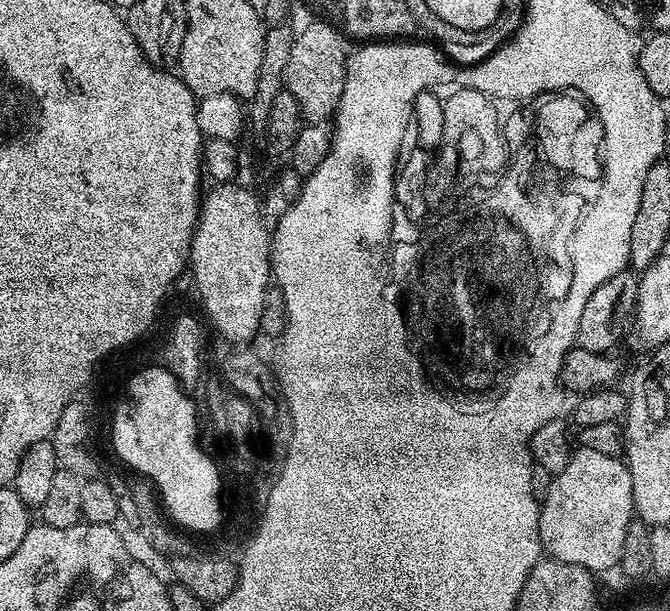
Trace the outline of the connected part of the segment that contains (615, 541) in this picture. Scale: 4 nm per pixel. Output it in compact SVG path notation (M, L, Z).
M577 447L566 466L552 477L552 485L540 506L540 542L551 559L563 564L582 566L593 574L601 574L622 558L627 527L634 519L632 479L628 466L620 456L598 454L598 450Z

